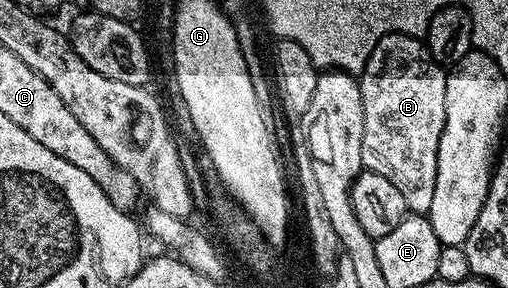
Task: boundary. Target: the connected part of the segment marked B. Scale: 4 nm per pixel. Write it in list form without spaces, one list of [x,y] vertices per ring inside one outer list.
[[[383,34],[371,50],[363,73],[358,75],[361,92],[361,160],[363,170],[385,176],[401,192],[408,211],[415,216],[430,215],[433,204],[433,187],[437,184],[437,144],[445,122],[444,67],[431,59],[426,45],[414,34]]]

